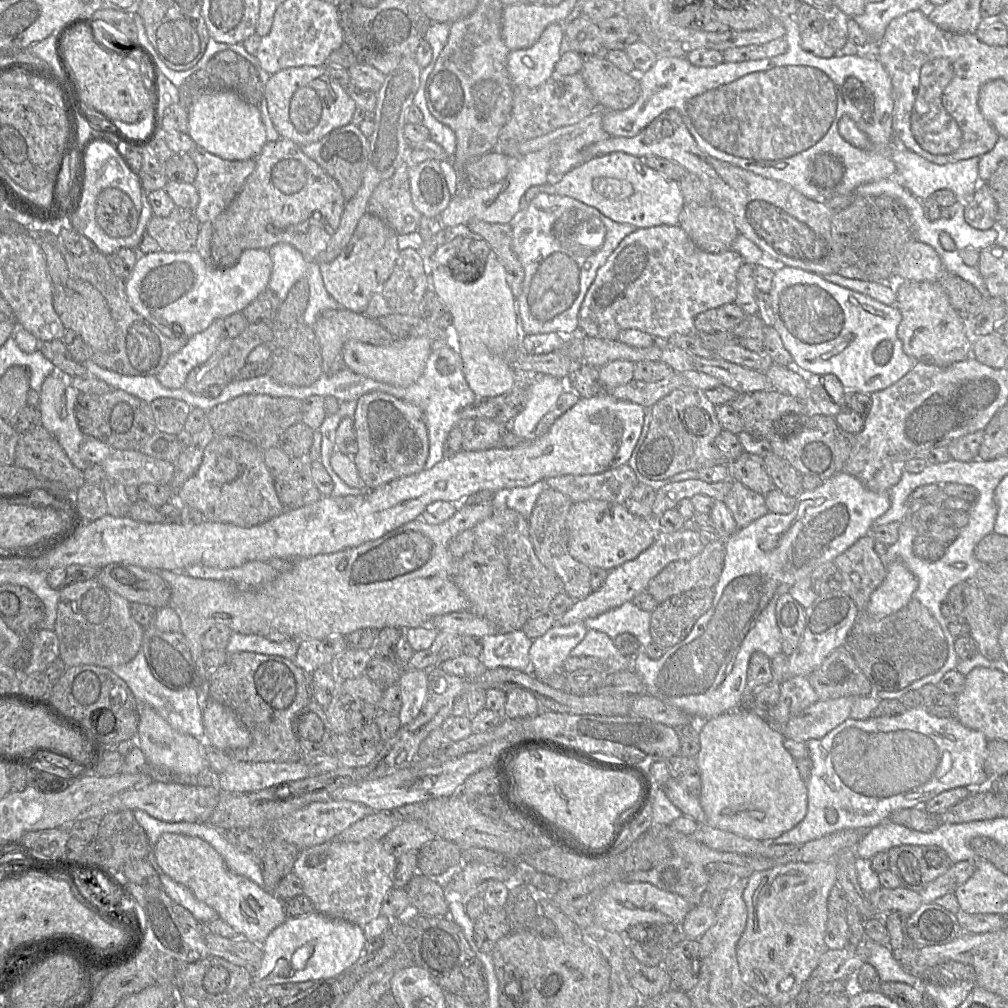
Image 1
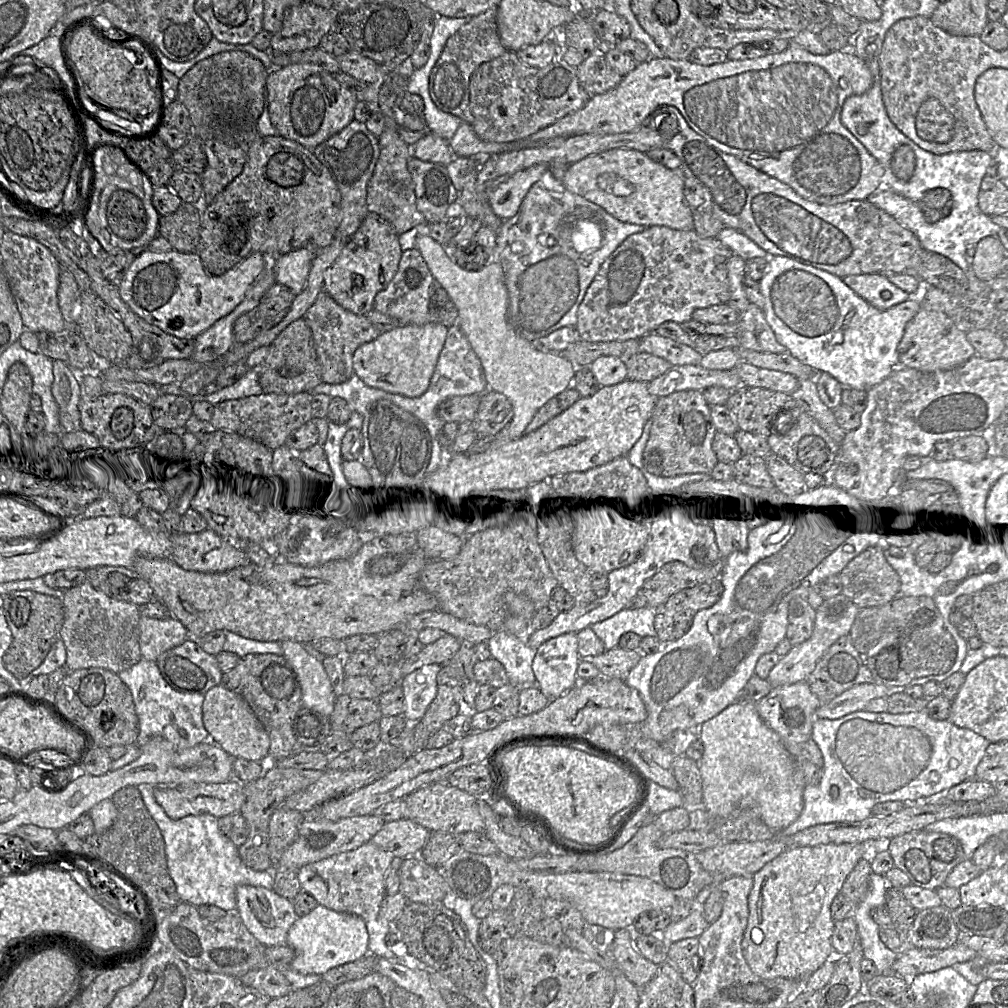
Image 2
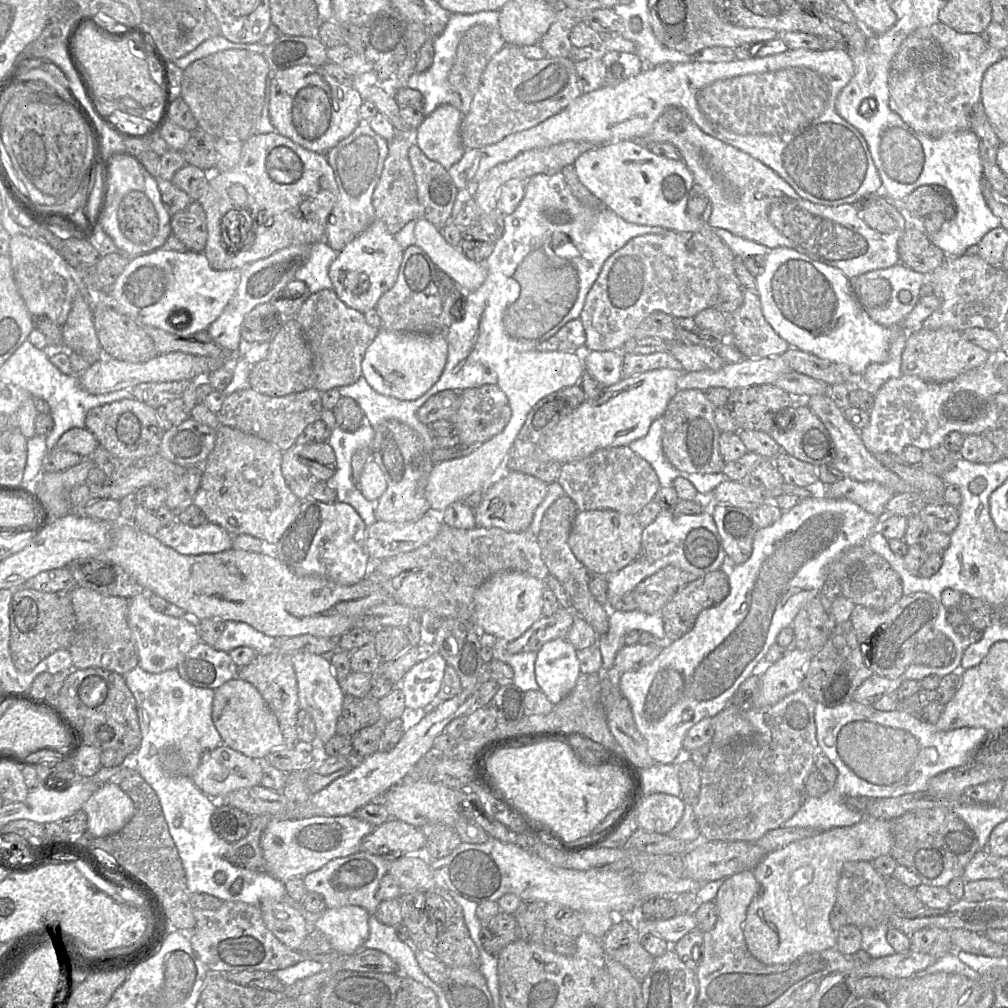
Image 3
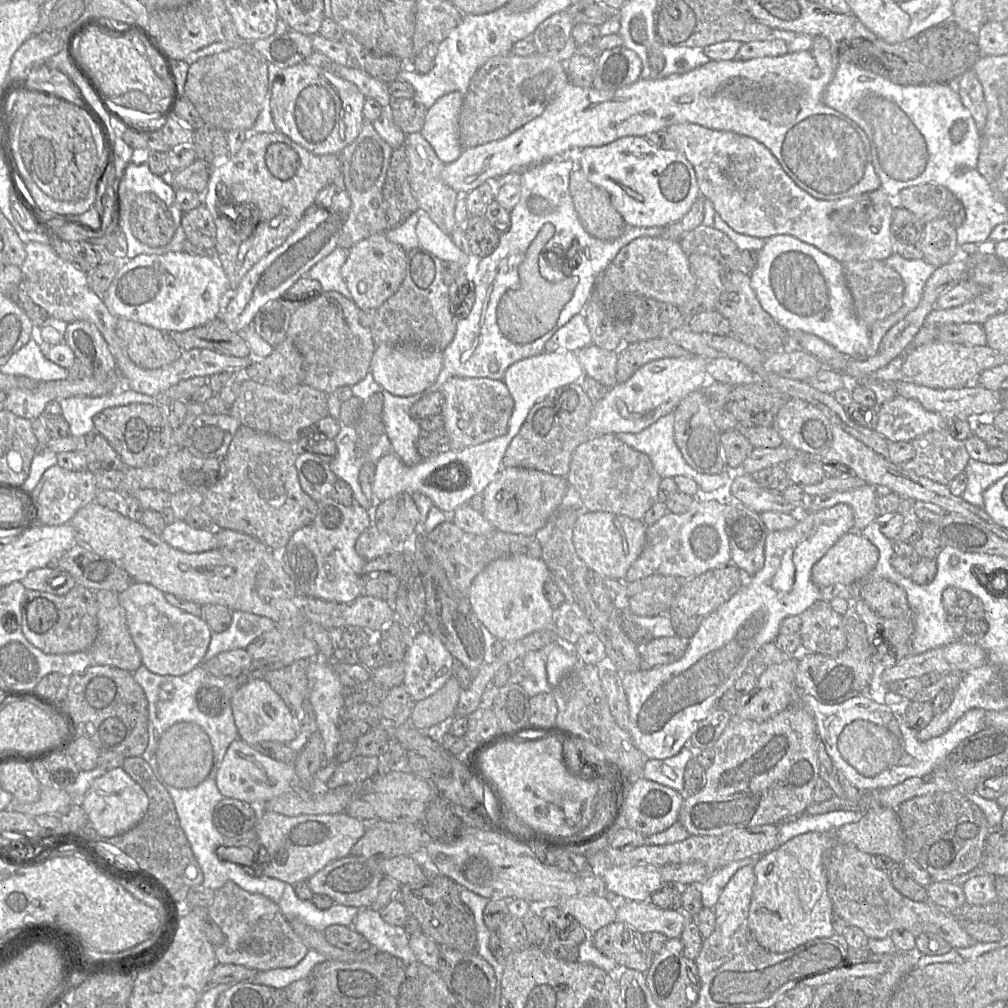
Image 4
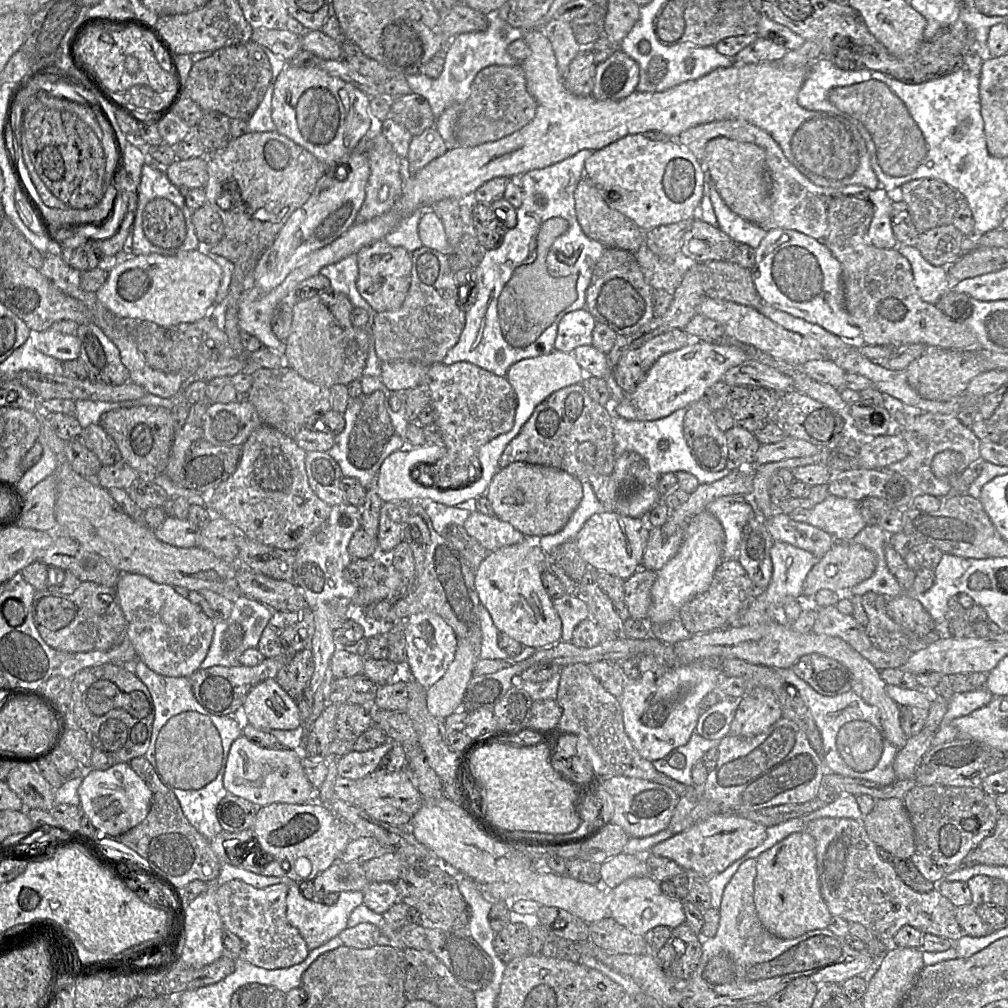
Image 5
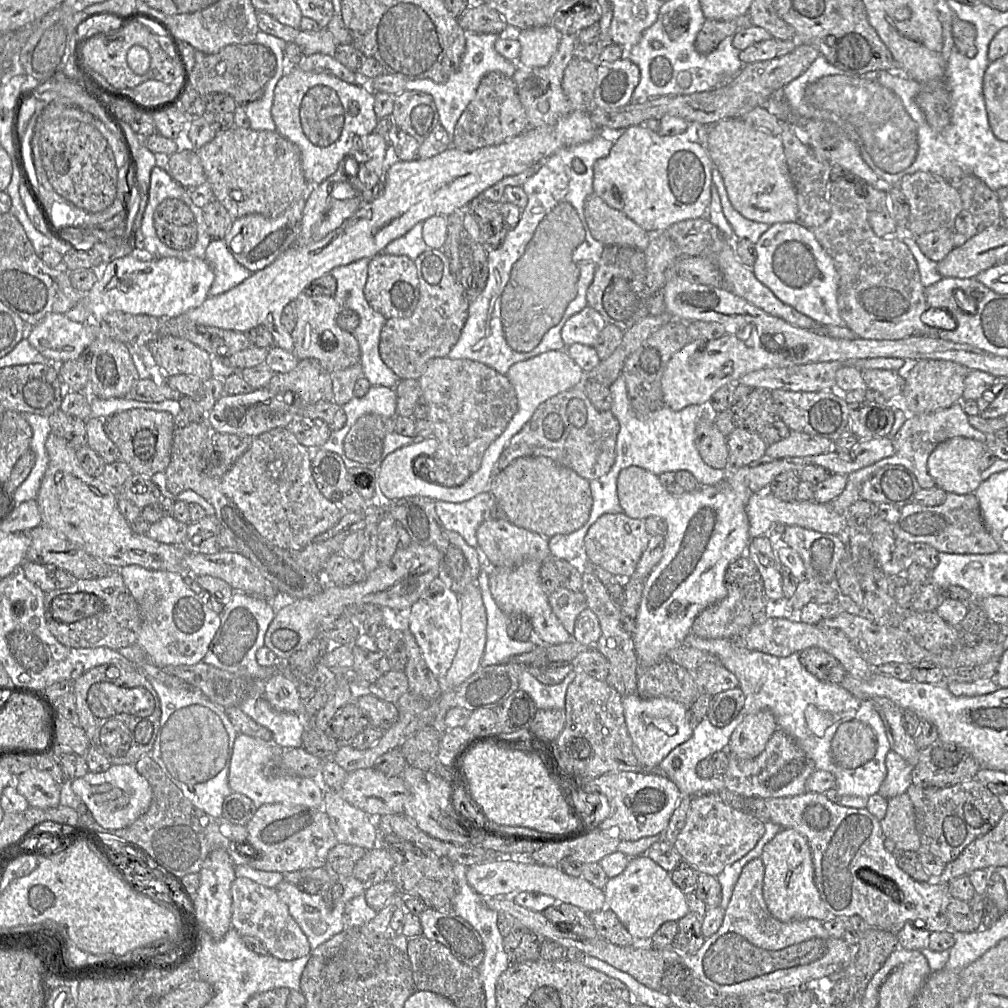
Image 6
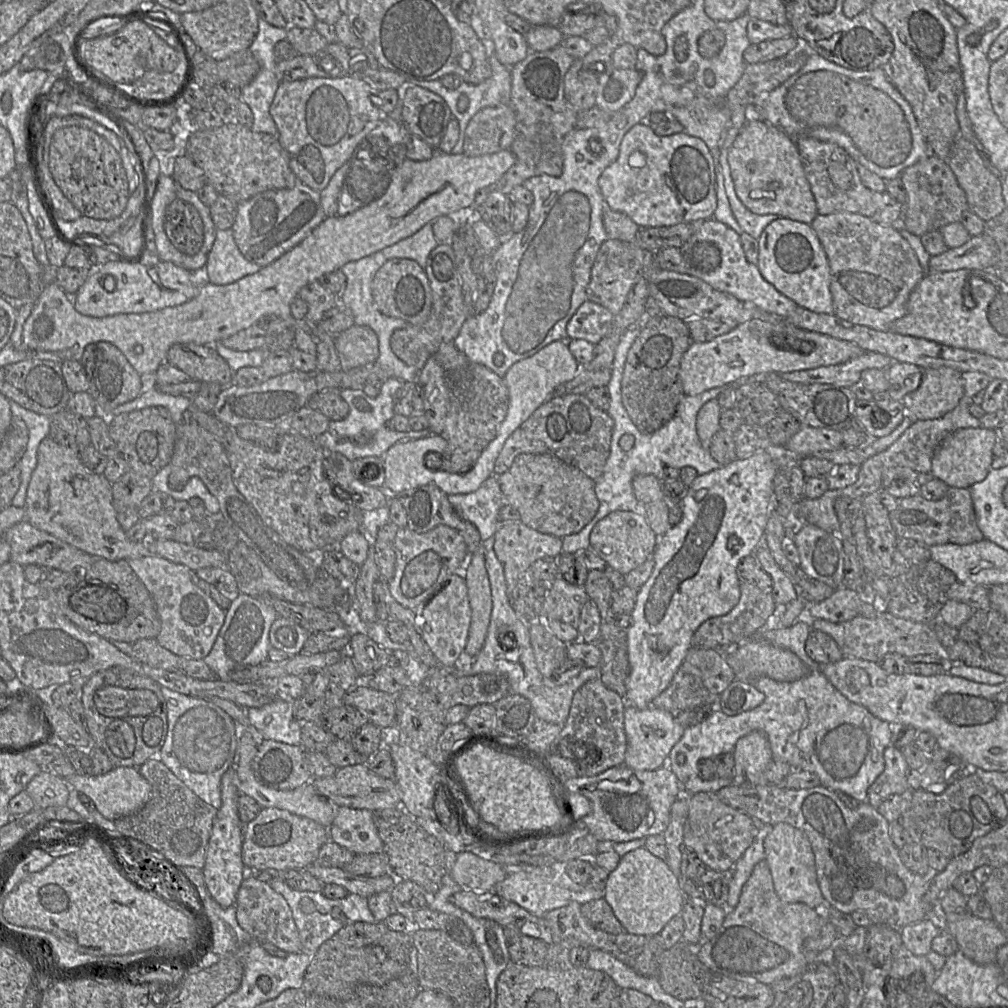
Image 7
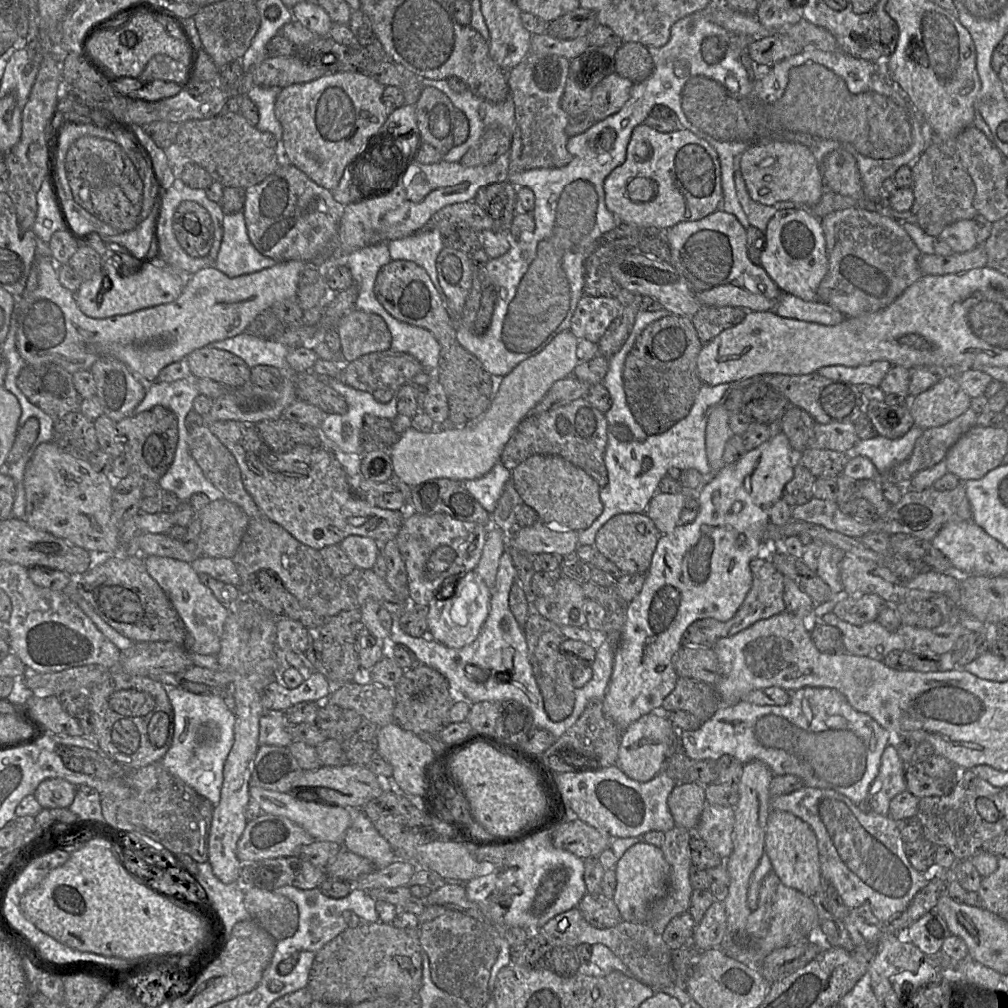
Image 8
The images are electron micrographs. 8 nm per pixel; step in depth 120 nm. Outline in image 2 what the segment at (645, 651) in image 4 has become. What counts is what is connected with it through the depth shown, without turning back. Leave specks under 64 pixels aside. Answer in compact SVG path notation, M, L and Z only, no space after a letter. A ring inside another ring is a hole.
M617 646L584 660L590 661L602 677L622 678L625 681L626 675L638 664L642 655L639 650L624 650Z

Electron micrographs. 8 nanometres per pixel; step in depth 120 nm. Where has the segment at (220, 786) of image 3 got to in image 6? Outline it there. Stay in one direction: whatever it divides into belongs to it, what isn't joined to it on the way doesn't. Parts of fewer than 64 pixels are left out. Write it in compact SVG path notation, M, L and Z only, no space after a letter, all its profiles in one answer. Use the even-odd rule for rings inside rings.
M242 733L234 742L233 754L228 772L228 784L232 792L240 793L250 798L255 806L259 808L264 804L289 804L295 806L304 806L309 808L322 808L324 801L325 788L319 782L319 779L304 778L300 776L282 776L267 777L264 774L264 766L281 749L288 749L276 746L273 742L266 742Z

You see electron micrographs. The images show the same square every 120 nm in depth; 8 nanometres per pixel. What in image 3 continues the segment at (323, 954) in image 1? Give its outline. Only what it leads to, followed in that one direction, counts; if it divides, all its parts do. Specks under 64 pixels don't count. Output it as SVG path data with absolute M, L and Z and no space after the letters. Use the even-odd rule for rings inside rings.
M358 906L326 908L314 929L327 936L334 952L351 955L363 948L369 936L369 916L368 911Z

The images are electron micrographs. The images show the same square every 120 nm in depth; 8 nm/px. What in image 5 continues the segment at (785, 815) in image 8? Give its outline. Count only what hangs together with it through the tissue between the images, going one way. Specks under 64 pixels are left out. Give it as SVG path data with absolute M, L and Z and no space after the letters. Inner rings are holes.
M806 831L794 832L757 858L754 901L763 926L782 939L797 938L809 931L826 929L832 918L820 889L816 841Z

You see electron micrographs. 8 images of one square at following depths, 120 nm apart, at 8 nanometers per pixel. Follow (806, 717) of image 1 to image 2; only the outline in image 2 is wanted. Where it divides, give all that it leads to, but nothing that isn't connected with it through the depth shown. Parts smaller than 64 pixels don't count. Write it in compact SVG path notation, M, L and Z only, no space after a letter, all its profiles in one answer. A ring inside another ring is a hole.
M877 683L860 684L844 691L815 711L815 719L840 719L848 714L858 712L873 699L887 698L888 687Z

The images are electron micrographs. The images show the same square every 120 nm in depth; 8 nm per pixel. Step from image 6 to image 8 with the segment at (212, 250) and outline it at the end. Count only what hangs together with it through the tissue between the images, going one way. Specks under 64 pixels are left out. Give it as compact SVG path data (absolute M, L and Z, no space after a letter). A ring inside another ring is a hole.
M243 210L224 216L223 238L215 268L233 278L271 268L277 263L262 255L251 243Z

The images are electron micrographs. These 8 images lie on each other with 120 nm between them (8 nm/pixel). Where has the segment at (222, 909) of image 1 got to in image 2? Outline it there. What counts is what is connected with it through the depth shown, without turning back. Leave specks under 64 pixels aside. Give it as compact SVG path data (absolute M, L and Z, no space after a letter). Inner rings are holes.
M241 885L236 889L237 912L248 931L264 946L283 946L293 923L299 918L294 911L292 900L276 894L272 889L259 886Z

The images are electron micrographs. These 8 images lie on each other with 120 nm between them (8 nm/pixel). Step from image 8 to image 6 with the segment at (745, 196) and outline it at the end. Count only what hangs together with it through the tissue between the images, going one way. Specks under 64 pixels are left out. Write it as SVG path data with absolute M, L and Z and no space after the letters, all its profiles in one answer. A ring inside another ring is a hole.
M714 165L712 183L717 188L723 214L734 232L735 239L747 239L756 244L771 225L746 219L734 209L729 200L722 175Z

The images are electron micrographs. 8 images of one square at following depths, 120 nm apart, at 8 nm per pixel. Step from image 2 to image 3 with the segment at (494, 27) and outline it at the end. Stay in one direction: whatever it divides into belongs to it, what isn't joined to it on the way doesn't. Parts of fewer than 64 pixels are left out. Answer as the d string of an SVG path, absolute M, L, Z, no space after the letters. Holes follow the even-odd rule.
M486 25L471 27L459 42L454 63L448 75L450 88L461 97L461 113L468 113L476 94L481 76L491 59L506 45L500 29Z

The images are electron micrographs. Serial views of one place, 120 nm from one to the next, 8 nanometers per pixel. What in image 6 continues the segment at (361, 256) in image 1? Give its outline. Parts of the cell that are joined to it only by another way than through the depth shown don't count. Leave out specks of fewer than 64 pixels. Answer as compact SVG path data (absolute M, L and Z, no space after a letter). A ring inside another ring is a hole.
M379 253L371 258L364 294L369 304L387 319L410 317L419 301L419 279L412 259L403 255Z

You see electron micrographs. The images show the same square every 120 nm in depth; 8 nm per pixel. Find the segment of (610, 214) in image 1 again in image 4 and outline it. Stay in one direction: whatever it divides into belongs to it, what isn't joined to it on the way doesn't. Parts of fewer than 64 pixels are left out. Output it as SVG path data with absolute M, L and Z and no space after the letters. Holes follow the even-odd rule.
M626 136L600 147L577 151L577 165L588 181L604 189L626 225L636 227L666 227L680 221L700 196L693 166L677 149L663 150L642 136Z

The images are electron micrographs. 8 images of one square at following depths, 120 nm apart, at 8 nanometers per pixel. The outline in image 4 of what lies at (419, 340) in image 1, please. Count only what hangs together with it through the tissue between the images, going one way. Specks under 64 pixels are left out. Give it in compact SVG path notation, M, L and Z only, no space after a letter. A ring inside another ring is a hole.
M378 344L369 372L375 381L394 396L408 397L422 393L437 380L443 366L443 352L409 345Z

